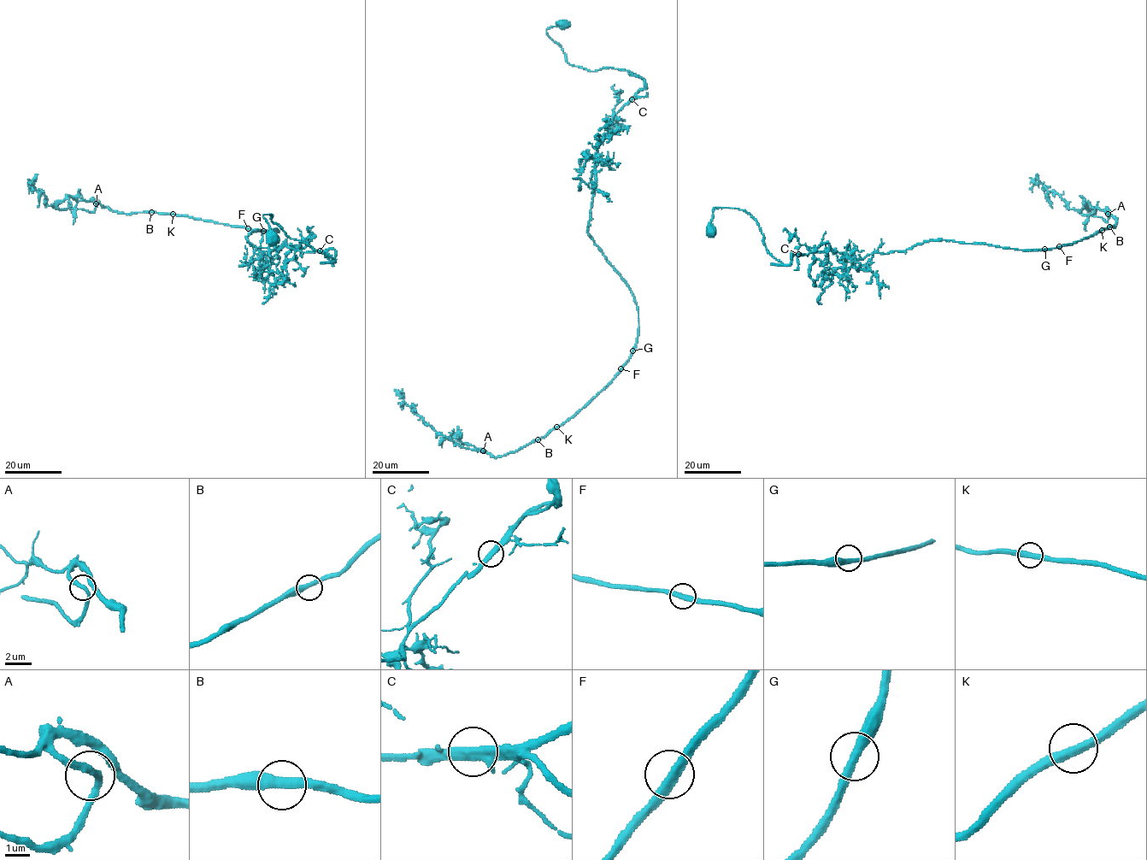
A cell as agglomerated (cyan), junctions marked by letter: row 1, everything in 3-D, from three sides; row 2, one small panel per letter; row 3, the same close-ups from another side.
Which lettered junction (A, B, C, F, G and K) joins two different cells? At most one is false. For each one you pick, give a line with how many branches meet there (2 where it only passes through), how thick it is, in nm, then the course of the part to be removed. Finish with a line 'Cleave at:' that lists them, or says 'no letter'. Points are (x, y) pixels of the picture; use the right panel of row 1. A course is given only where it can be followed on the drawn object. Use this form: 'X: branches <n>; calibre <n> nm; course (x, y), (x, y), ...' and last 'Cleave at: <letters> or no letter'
C: branches 2; calibre 400 nm; course (798, 254), (791, 252), (791, 262), (788, 265), (771, 264)
Cleave at: C

